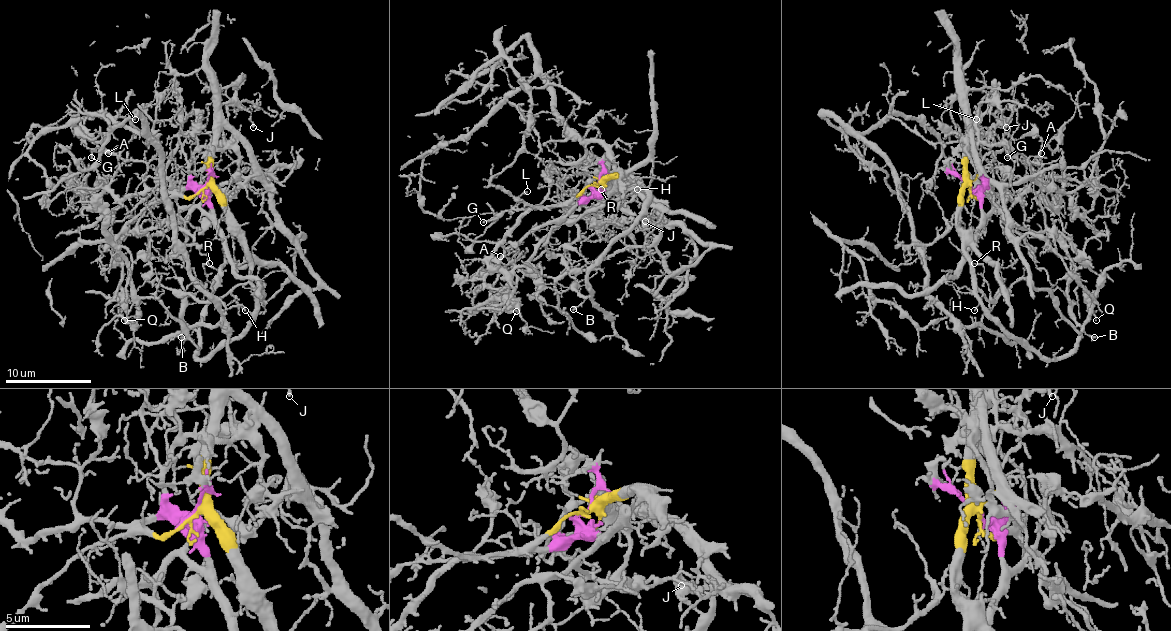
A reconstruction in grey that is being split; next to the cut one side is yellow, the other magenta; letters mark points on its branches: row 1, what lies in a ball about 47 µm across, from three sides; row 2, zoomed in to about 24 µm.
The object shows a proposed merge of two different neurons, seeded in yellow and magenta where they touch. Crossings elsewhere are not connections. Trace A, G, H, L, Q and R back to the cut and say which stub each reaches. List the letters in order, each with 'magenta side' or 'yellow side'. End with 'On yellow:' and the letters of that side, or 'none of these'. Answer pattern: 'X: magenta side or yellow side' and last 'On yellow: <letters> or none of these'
A: magenta side
G: magenta side
H: yellow side
L: magenta side
Q: magenta side
R: yellow side
On yellow: H, R

